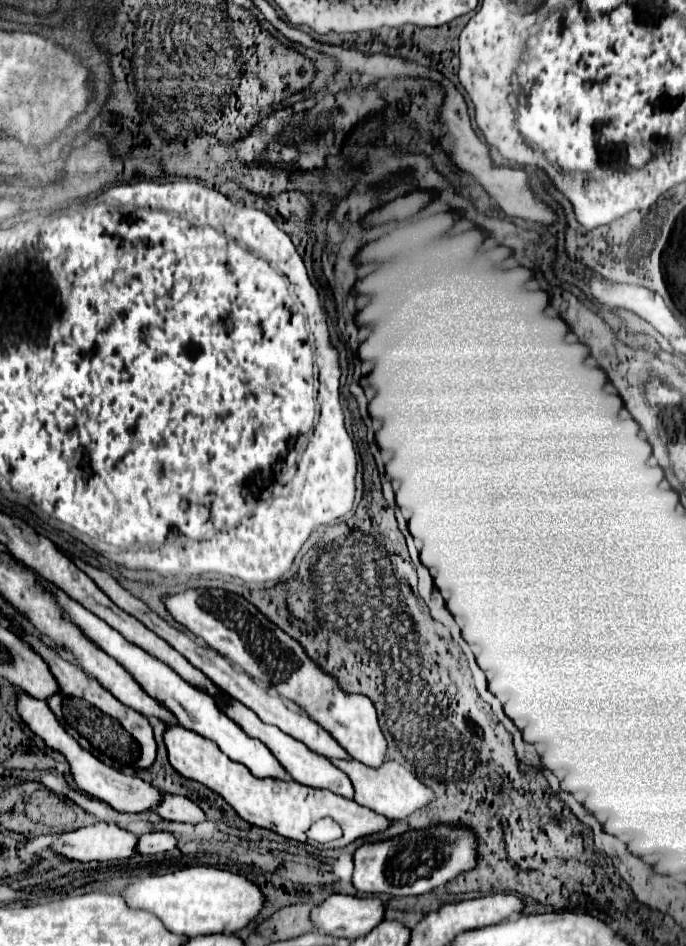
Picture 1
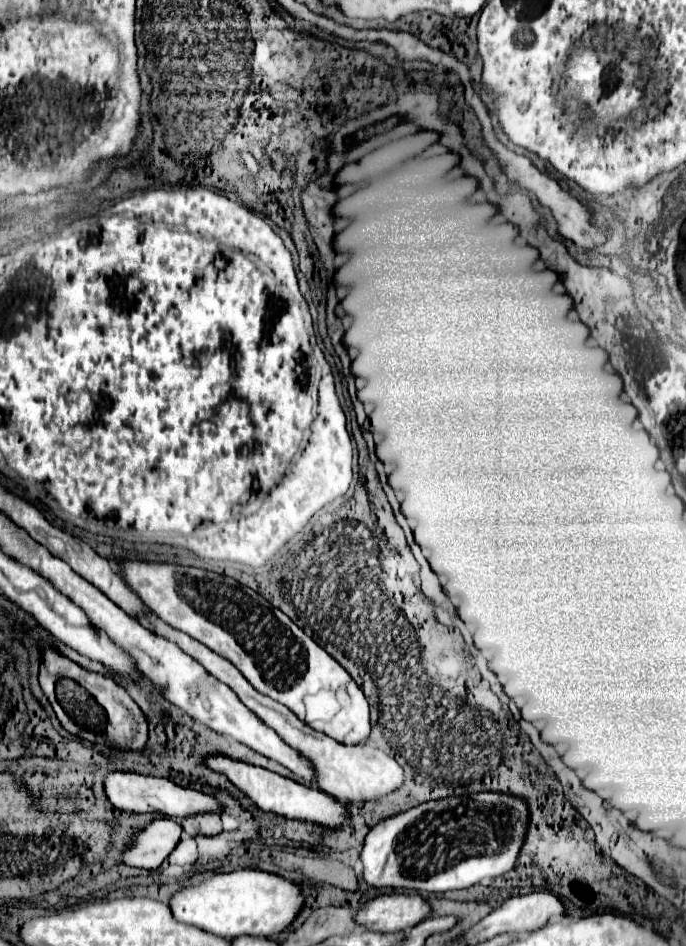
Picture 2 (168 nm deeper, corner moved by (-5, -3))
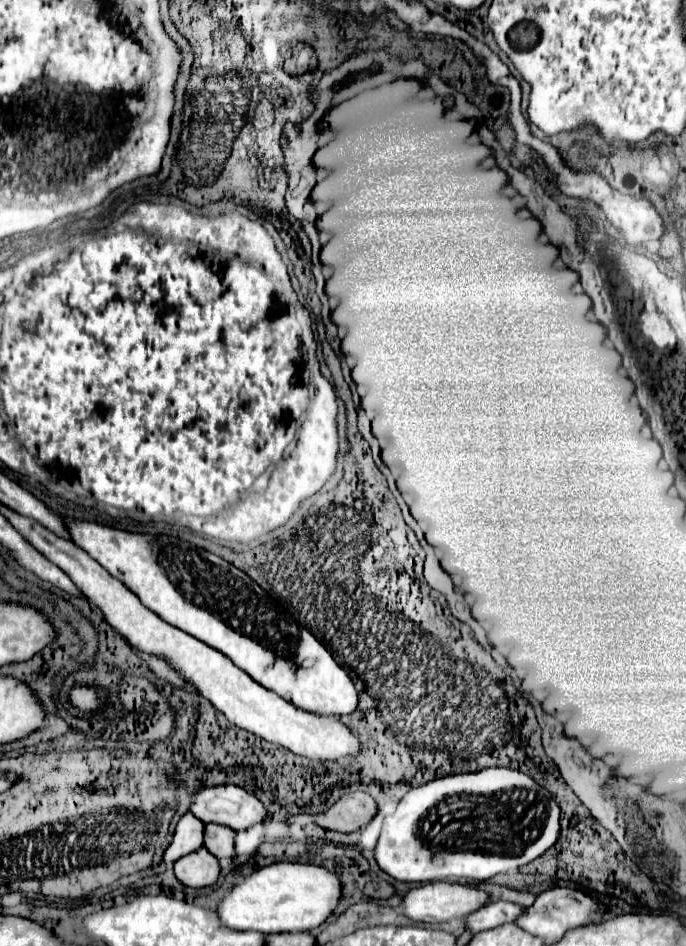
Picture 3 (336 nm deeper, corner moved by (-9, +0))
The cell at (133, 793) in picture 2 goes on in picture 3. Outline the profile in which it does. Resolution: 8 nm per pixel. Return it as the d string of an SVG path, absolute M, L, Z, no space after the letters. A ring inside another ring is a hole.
M239 786L201 788L193 796L189 812L205 824L229 826L235 832L247 830L267 818L263 802Z

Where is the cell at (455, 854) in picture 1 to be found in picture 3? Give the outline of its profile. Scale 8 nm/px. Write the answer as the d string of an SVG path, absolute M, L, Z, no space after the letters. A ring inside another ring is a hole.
M501 766L501 768L483 768L483 770L477 770L477 772L449 774L449 776L435 778L435 780L431 780L427 784L421 784L417 788L411 788L403 796L403 800L397 806L397 810L383 820L383 830L381 830L377 848L375 848L375 858L377 858L377 864L387 874L391 874L393 878L403 880L403 882L437 882L437 880L461 880L461 878L465 878L465 880L489 880L495 874L505 874L505 872L517 870L517 868L533 862L535 858L545 854L551 846L555 846L555 842L559 840L559 830L561 830L559 814L561 814L561 810L559 810L557 802L553 800L553 796L549 794L549 790L539 786L531 776L527 776L527 774L519 772L519 770Z

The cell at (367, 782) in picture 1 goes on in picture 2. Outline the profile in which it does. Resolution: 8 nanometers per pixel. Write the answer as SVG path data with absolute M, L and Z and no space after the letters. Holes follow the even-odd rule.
M155 617L155 621L157 623L153 623L153 627L151 627L149 619L139 619L139 623L143 627L147 627L149 631L175 641L179 647L183 647L183 651L191 653L191 657L195 657L199 663L203 663L203 667L207 671L211 671L211 675L215 675L219 681L227 683L239 695L243 705L251 707L251 711L255 711L255 715L259 715L259 719L263 719L269 727L273 727L273 731L281 739L287 739L287 743L291 743L291 747L295 747L297 751L303 751L303 755L307 755L307 759L311 759L315 763L315 771L319 771L319 787L323 791L331 793L333 797L337 797L343 803L357 803L357 801L365 803L365 801L379 801L381 797L387 797L389 793L403 787L405 773L403 773L403 767L393 757L389 757L381 749L371 747L367 743L363 747L347 747L347 745L337 743L335 739L329 739L327 735L311 729L309 725L301 723L301 720L297 719L285 705L255 691L253 685L227 659L219 657L217 653L207 649L203 643L191 639L189 635L185 635L173 627L167 627L167 623L163 623L159 617Z

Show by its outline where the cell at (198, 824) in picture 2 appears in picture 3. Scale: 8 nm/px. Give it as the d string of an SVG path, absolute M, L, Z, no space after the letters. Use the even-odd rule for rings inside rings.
M207 824L205 826L205 848L217 858L225 858L225 860L235 858L235 832L231 832L231 828Z

